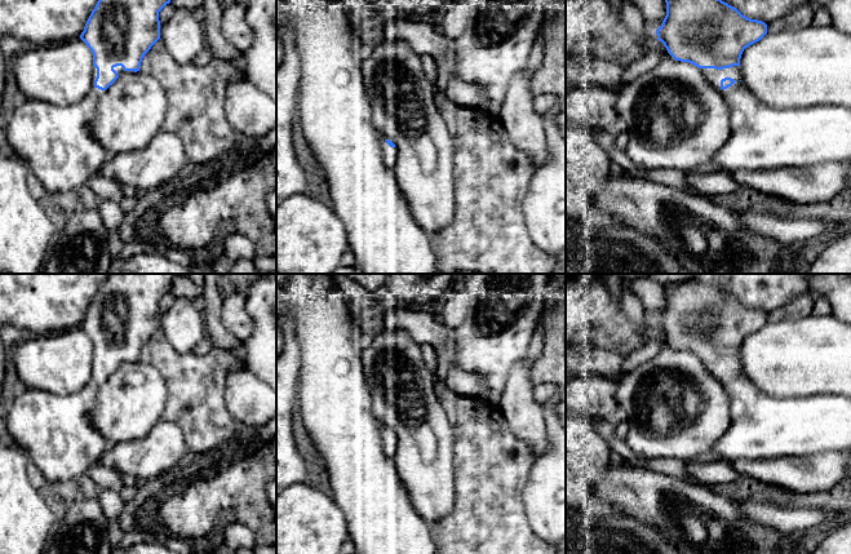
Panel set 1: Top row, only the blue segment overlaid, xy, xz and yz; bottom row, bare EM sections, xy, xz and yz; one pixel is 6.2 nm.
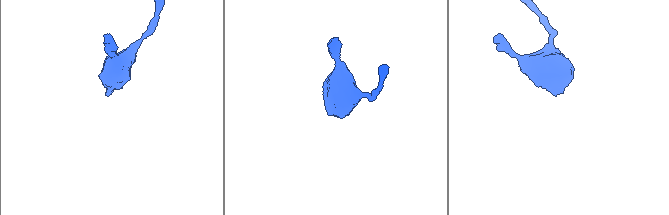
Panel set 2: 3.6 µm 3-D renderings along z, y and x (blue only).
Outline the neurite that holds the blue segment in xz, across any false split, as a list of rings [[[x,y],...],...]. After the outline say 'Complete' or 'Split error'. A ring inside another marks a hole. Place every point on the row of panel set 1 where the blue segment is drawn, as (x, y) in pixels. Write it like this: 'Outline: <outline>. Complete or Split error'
Outline: [[[381,139],[380,146],[385,167],[393,169],[398,155],[395,145],[389,139]]]. Split error

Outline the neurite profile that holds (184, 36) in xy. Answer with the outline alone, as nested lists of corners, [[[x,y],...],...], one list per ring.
[[[176,9],[167,23],[160,26],[160,39],[178,63],[191,63],[205,49],[204,27],[190,9]]]

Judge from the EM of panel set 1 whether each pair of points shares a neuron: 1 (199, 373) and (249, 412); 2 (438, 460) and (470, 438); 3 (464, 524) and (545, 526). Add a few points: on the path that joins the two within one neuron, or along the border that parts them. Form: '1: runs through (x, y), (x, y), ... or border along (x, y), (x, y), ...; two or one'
1: border along (242, 367), (225, 388), (236, 421); two
2: border along (447, 420), (452, 433), (453, 481); two
3: border along (521, 497), (530, 527), (544, 540); two

